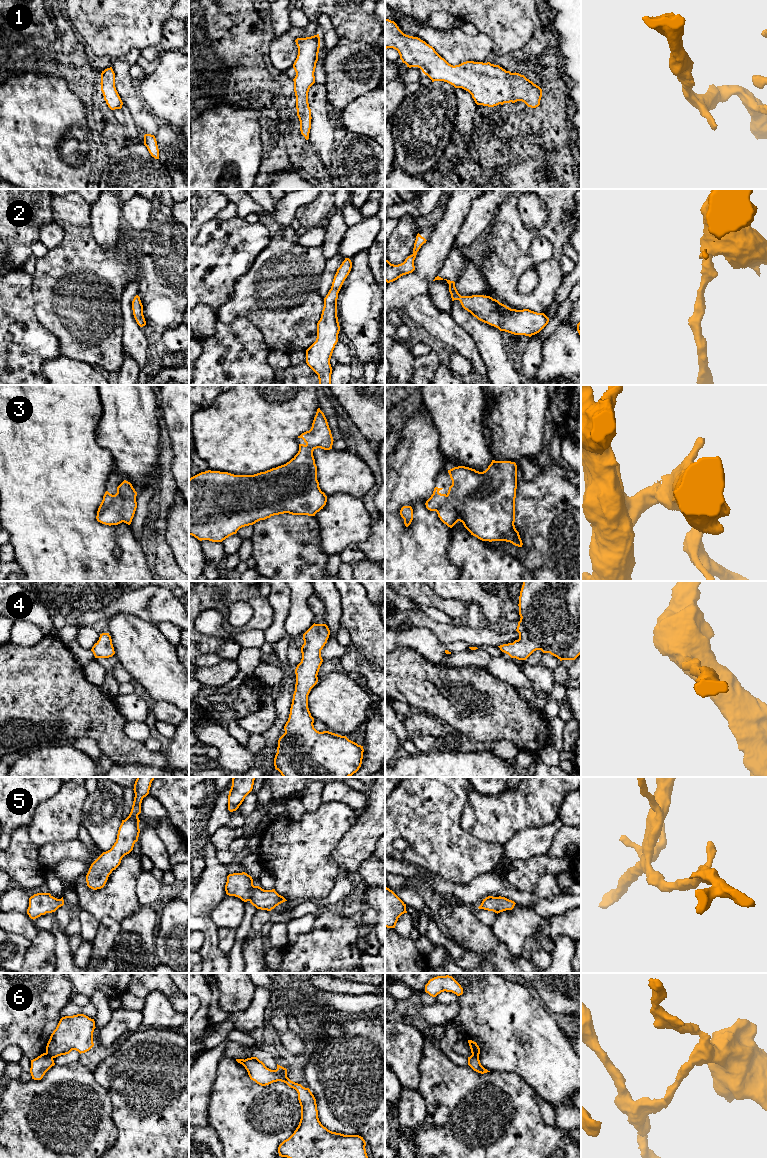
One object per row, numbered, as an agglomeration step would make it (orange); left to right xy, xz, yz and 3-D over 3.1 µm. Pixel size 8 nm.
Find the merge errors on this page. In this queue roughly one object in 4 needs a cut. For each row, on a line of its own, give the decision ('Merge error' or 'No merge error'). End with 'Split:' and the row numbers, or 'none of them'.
1: No merge error
2: No merge error
3: No merge error
4: No merge error
5: No merge error
6: Merge error
Split: 6

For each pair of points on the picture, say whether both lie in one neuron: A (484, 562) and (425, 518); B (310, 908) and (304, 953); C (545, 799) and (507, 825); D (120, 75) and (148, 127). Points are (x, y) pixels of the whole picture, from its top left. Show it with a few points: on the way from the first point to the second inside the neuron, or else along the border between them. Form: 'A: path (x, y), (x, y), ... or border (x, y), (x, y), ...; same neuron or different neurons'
A: border (450, 528), (451, 543), (447, 557), (452, 562); different neurons
B: border (327, 908), (316, 916); different neurons
C: path (536, 803), (529, 810), (522, 810), (516, 816); same neuron
D: path (125, 88), (141, 114); same neuron

